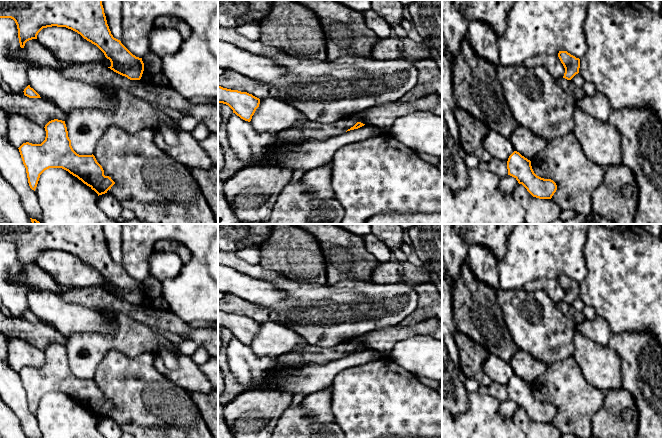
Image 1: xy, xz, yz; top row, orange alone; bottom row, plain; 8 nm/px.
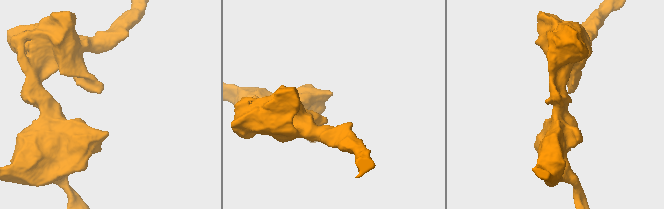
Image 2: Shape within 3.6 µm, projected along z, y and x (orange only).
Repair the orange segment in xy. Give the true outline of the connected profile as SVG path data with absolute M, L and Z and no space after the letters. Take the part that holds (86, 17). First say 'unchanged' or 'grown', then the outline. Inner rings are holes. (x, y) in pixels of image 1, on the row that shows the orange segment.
unchanged; M0 0L0 18L11 18L15 21L18 29L20 47L24 48L25 43L37 39L38 33L47 27L66 27L80 34L84 39L96 45L110 60L108 67L114 72L127 77L130 80L140 80L144 71L142 58L133 55L120 40L113 37L107 24L102 0Z

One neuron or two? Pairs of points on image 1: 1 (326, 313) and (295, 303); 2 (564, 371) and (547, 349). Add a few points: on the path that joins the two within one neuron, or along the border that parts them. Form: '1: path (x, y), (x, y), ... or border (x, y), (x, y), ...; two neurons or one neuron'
1: path (318, 305), (303, 303); one neuron
2: border (572, 355), (548, 364); two neurons

